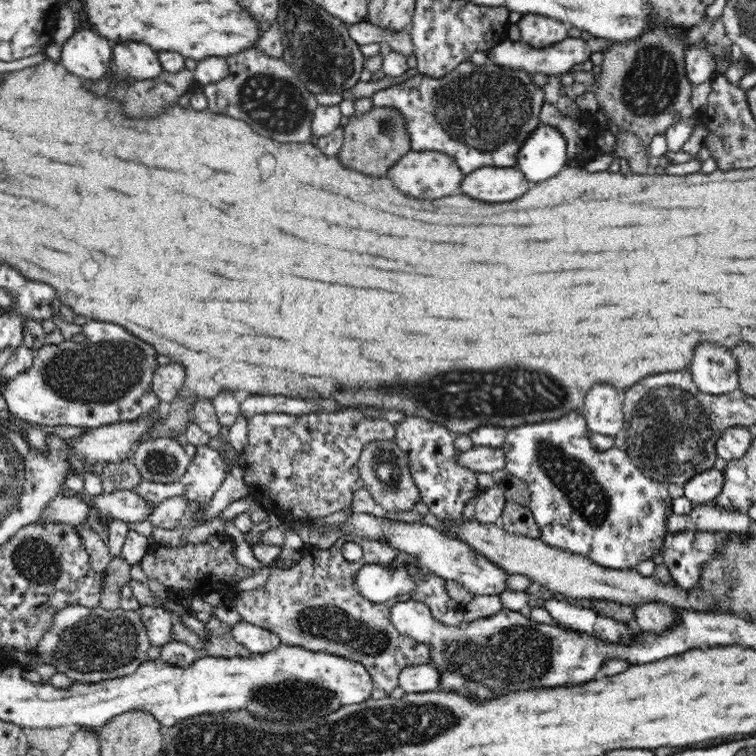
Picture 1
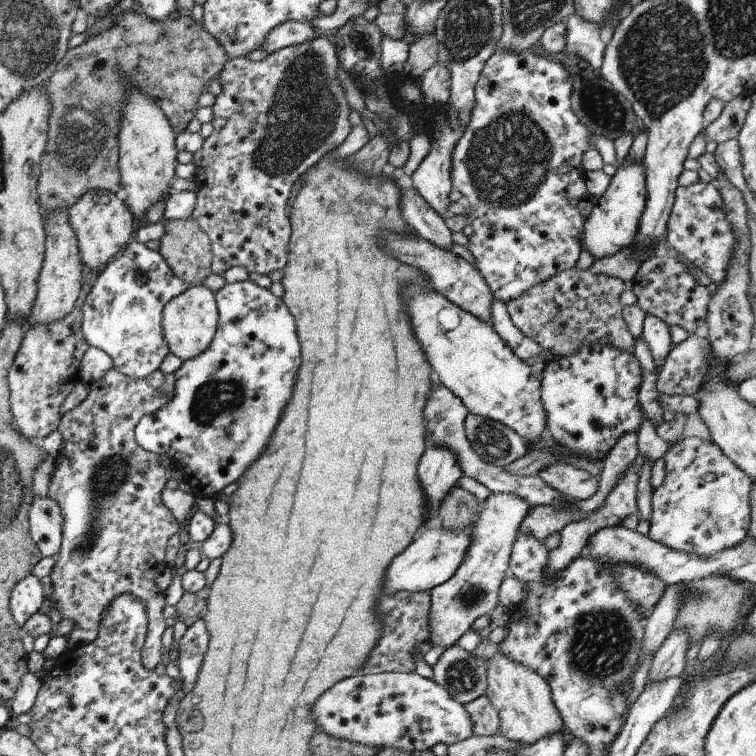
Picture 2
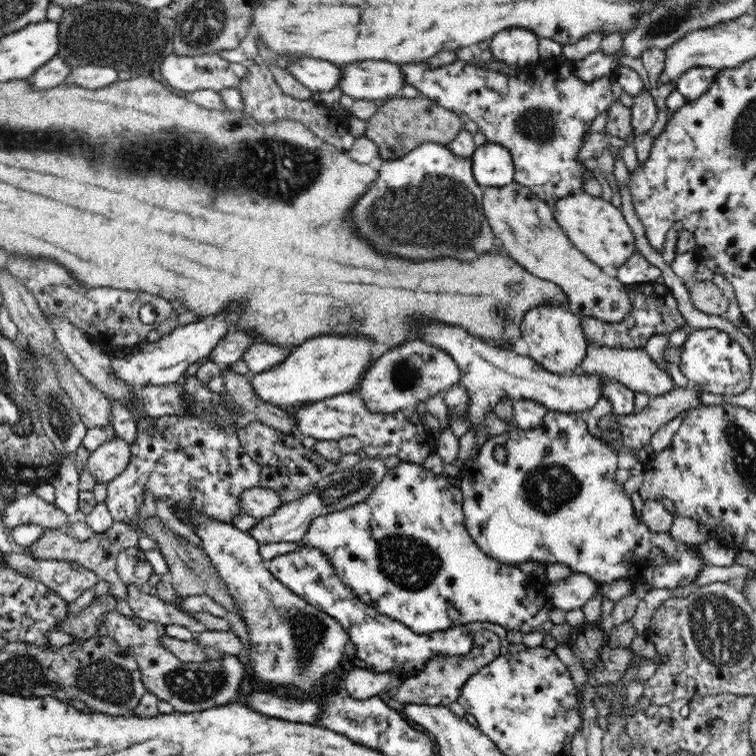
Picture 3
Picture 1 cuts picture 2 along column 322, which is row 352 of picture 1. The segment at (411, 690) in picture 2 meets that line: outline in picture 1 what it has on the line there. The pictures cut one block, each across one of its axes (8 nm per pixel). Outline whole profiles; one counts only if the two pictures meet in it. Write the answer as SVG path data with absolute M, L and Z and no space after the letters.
M702 342L694 350L690 372L700 392L725 395L739 389L738 362L724 346Z

